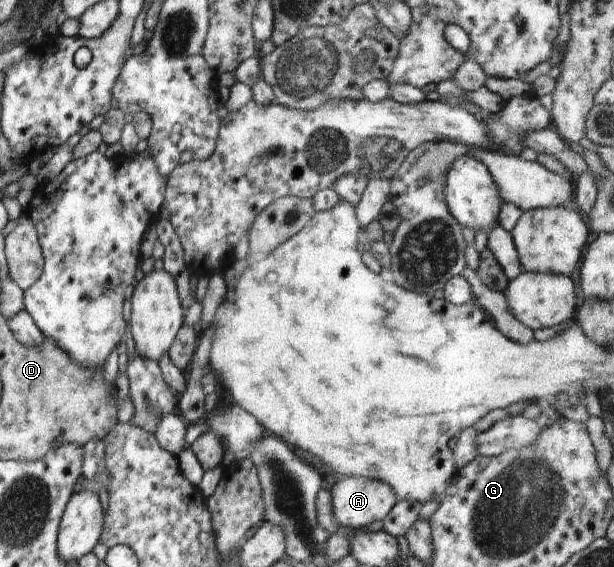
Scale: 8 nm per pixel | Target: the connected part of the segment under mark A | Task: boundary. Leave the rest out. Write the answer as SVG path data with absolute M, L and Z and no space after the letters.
M343 477L331 490L337 524L360 527L383 518L398 502L389 484L380 479Z

